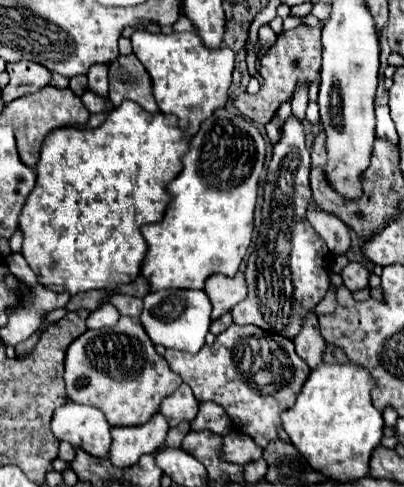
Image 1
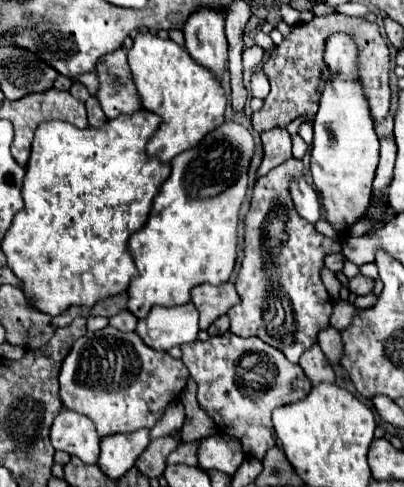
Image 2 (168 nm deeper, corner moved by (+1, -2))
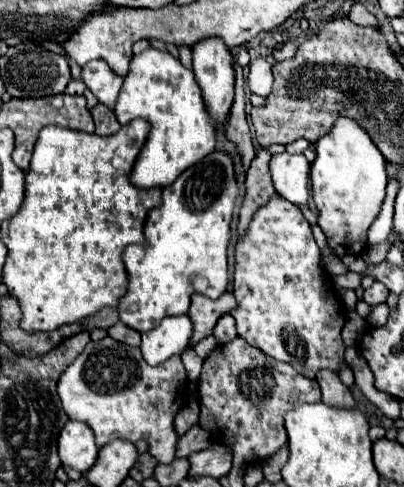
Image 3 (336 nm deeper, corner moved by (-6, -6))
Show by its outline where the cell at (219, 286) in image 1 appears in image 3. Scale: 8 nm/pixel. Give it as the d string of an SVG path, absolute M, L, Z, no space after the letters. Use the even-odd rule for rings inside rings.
M225 292L219 300L211 300L207 296L201 294L193 294L191 296L191 306L187 316L191 318L191 322L195 322L195 334L191 336L189 348L195 348L195 344L207 336L211 336L217 320L223 314L229 314L235 308L235 298L231 292Z

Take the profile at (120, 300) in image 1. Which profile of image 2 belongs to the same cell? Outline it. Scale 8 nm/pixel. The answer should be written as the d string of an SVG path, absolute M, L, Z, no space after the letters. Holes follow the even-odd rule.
M122 310L120 314L116 314L116 316L110 318L110 326L118 328L118 330L122 330L122 332L136 330L136 322L138 322L138 318L132 316L128 310Z

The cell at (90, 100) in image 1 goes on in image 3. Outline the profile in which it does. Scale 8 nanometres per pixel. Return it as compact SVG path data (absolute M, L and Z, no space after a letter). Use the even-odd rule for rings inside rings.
M97 104L91 110L91 114L93 114L93 120L95 120L95 134L99 134L99 136L111 136L121 128L121 124L115 120L113 110L103 106L103 104Z

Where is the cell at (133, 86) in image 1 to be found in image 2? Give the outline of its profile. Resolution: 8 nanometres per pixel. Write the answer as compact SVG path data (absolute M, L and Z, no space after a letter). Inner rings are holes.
M118 48L116 52L106 54L96 66L96 74L100 78L100 90L96 98L100 100L106 118L142 110L142 102L126 58L126 52Z

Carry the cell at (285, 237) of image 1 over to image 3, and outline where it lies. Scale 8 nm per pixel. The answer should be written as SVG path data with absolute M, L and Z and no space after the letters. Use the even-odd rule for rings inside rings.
M271 198L253 216L245 238L235 246L235 272L233 272L233 296L237 308L231 316L237 320L237 334L263 354L291 364L299 374L315 378L319 370L339 372L345 364L345 344L341 340L341 328L345 324L345 310L333 290L331 278L319 266L321 250L313 238L311 226L301 210L285 198Z

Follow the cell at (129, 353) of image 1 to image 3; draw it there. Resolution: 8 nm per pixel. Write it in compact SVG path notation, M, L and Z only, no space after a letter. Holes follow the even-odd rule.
M109 336L99 342L89 342L77 360L61 374L57 384L69 420L85 422L93 430L99 448L111 440L145 440L149 444L149 454L159 464L175 460L179 436L175 434L173 420L185 404L185 388L187 374L181 356L171 356L163 366L153 368L143 360L139 348Z

